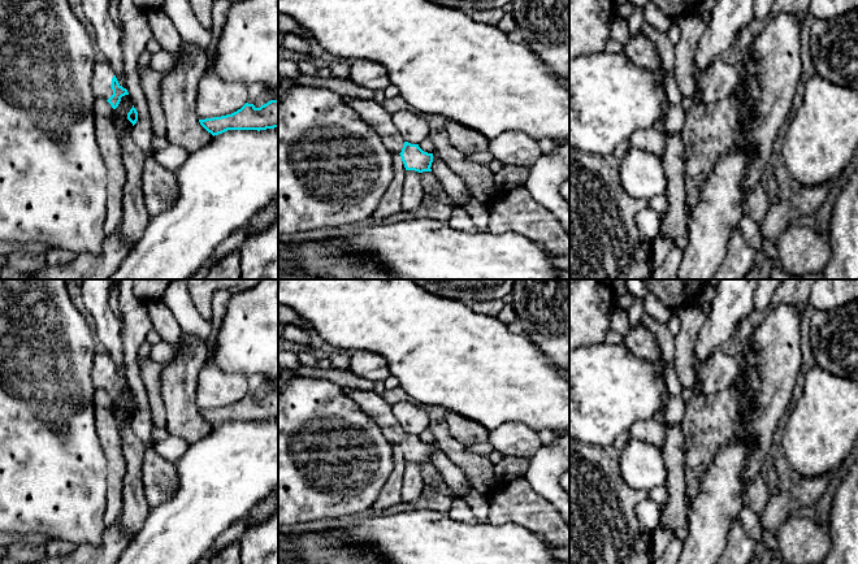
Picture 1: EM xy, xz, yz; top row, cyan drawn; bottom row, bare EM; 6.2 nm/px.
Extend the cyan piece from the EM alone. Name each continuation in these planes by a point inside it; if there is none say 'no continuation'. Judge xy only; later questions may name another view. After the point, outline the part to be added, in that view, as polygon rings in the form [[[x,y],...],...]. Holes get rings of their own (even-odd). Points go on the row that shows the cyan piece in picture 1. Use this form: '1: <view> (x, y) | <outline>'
1: xy (102, 74) | [[[96,60],[92,70],[91,86],[96,99],[108,100],[113,95],[112,78],[114,73],[108,62]]]

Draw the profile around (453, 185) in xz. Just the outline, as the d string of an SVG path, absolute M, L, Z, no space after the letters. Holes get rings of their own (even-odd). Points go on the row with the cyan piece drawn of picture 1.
M434 152L432 162L432 173L441 182L443 191L450 195L455 207L464 207L472 199L463 179L455 174Z

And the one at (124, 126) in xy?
M130 95L121 97L118 107L114 109L114 126L116 133L121 143L125 142L126 136L130 135L133 123L127 120L127 113L133 108L133 100Z

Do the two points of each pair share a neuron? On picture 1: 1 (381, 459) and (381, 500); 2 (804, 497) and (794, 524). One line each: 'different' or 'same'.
1: different
2: different

